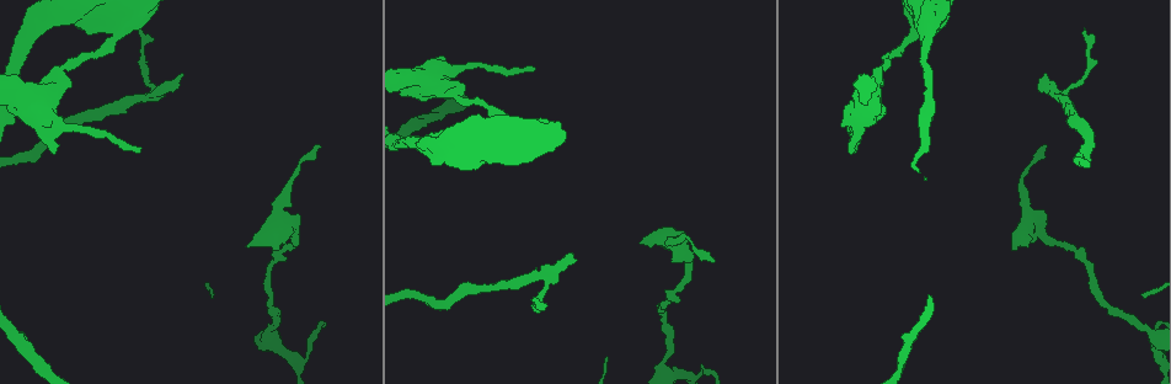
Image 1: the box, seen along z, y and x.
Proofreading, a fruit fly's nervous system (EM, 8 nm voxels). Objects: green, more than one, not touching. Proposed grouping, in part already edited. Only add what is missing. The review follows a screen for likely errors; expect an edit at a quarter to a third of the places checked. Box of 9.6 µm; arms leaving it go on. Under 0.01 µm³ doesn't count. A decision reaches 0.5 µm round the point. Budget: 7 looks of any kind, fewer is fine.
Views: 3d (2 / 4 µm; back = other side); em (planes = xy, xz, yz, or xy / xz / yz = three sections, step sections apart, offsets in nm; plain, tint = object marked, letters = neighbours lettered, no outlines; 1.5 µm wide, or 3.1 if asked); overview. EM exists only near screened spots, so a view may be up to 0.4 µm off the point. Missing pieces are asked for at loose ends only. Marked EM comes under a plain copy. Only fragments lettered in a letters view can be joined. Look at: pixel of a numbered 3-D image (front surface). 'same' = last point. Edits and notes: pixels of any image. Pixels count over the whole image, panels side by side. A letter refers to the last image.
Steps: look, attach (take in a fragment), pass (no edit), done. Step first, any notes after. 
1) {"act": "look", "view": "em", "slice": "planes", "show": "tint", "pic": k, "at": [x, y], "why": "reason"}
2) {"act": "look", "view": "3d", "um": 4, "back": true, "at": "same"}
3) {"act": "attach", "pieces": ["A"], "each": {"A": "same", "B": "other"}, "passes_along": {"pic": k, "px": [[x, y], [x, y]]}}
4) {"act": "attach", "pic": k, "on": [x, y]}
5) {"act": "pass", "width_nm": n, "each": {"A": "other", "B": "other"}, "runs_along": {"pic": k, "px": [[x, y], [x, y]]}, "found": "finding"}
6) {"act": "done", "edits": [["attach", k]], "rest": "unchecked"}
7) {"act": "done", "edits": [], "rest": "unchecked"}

{"act": "look", "view": "em", "slice": "planes", "show": "letters", "pic": 1, "at": [847, 152], "why": "free end"}

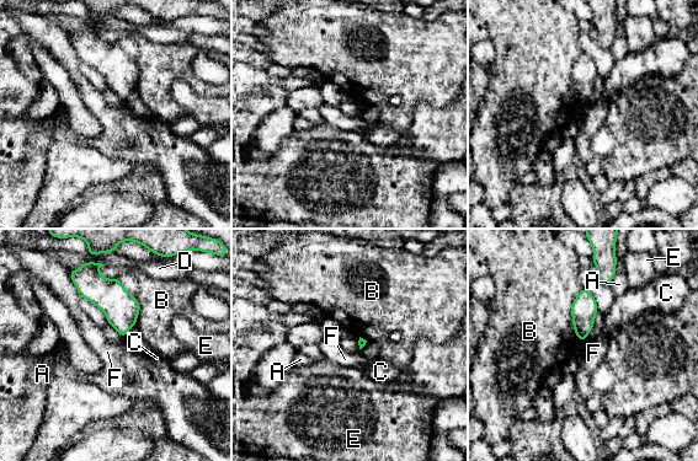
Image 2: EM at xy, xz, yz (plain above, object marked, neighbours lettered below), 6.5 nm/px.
{"act": "pass", "each": {"A": "other", "B": "other", "C": "other", "D": "other", "E": "other", "F": "other"}, "border": {"pic": 2, "px": [[582, 288], [571, 305], [577, 339]]}, "found": "none of them fits"}

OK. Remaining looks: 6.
{"act": "look", "view": "em", "slice": "yz", "step": 8, "show": "letters", "pic": 1, "at": [138, 150], "why": "thin end"}

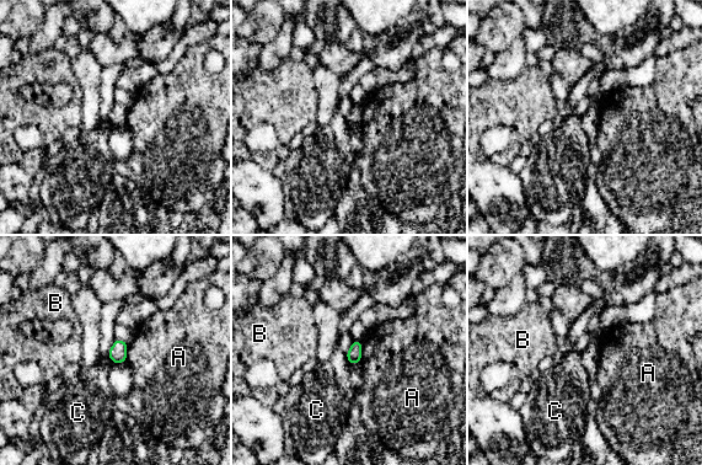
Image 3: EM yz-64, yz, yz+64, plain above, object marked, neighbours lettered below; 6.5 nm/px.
{"act": "look", "view": "em", "slice": "planes", "show": "letters", "at": "same", "why": "another direction"}

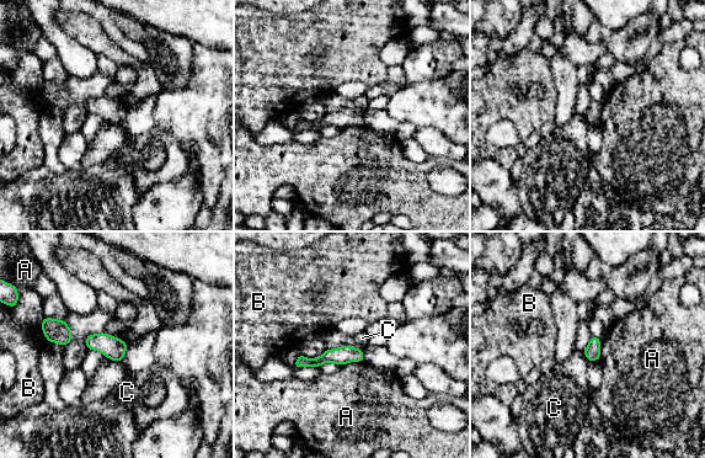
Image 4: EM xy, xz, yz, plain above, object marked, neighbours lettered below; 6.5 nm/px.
{"act": "pass", "width_nm": 110, "each": {"A": "other", "B": "other", "C": "other"}, "border": {"pic": 4, "px": [[582, 351], [588, 361]]}, "found": "no lettered fragment goes on from it"}

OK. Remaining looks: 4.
{"act": "look", "view": "3d", "um": 2, "pic": 1, "at": [1029, 243], "why": "free end"}

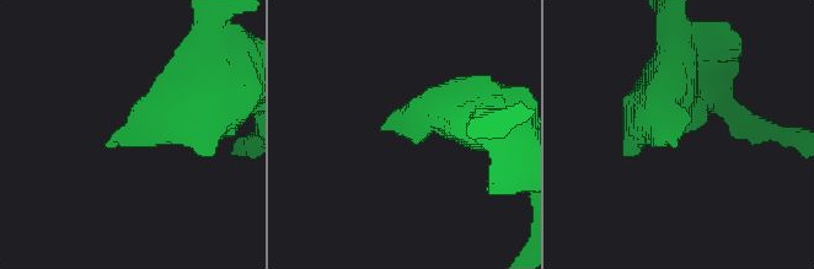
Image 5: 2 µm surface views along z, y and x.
{"act": "look", "view": "em", "slice": "planes", "show": "letters", "pic": 5, "at": [385, 130], "why": "now the EM"}

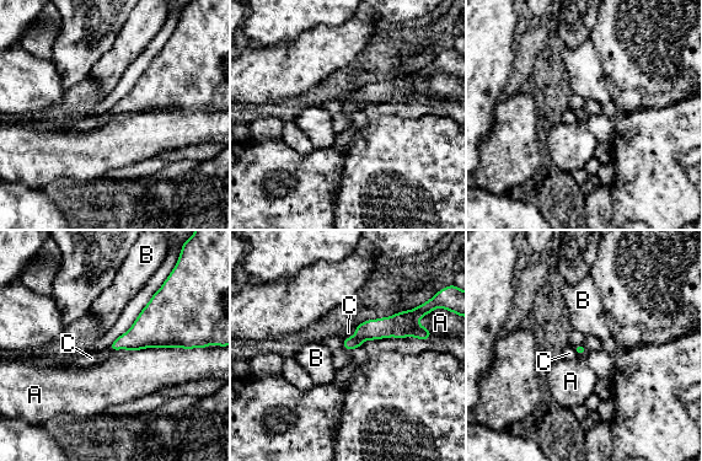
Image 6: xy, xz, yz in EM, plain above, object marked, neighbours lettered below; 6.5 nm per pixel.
{"act": "pass", "longest_contact_nm": ["A", 180], "each": {"A": "other", "B": "other", "C": "other"}, "border": {"pic": 6, "px": [[108, 348], [128, 350]]}, "found": "no lettered fragment goes on from it"}

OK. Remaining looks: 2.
{"act": "done", "edits": [], "rest": "unchecked"}

